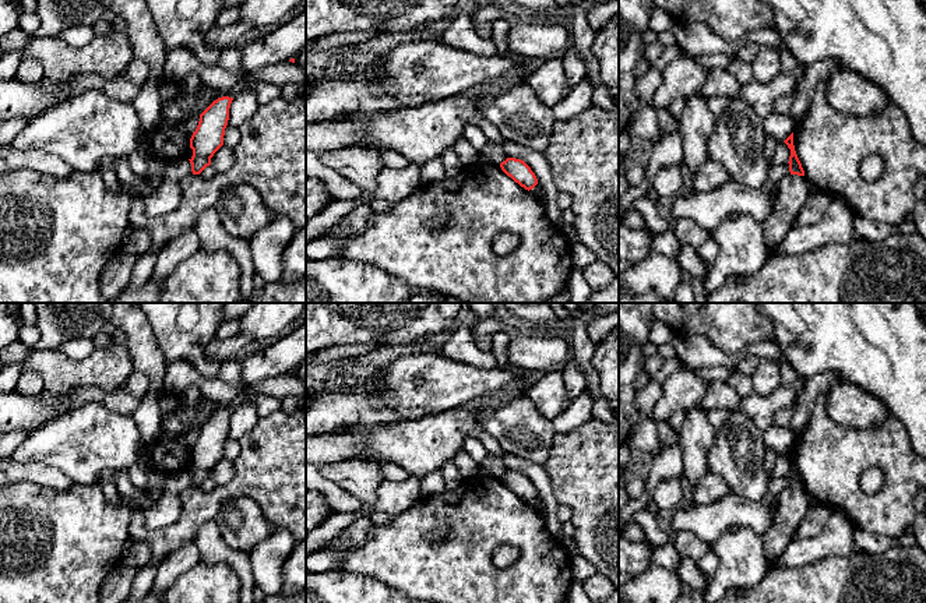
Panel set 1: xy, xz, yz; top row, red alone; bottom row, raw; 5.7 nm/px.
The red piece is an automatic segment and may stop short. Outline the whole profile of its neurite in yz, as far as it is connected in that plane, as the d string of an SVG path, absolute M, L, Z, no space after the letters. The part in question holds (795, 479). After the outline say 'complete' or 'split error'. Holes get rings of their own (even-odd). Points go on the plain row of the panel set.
M793 445L784 455L791 462L791 469L789 469L789 475L788 475L791 487L804 489L804 483L803 483L802 476L795 463Z | complete

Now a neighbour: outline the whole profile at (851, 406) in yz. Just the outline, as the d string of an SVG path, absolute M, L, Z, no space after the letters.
M842 380L828 389L827 412L835 423L849 429L880 427L890 416L879 398Z

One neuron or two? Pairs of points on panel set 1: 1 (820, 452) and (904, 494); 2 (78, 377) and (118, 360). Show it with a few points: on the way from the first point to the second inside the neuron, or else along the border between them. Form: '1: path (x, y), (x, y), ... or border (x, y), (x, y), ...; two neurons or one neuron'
1: path (844, 452), (875, 452), (893, 471); one neuron
2: path (88, 373), (108, 367); one neuron

